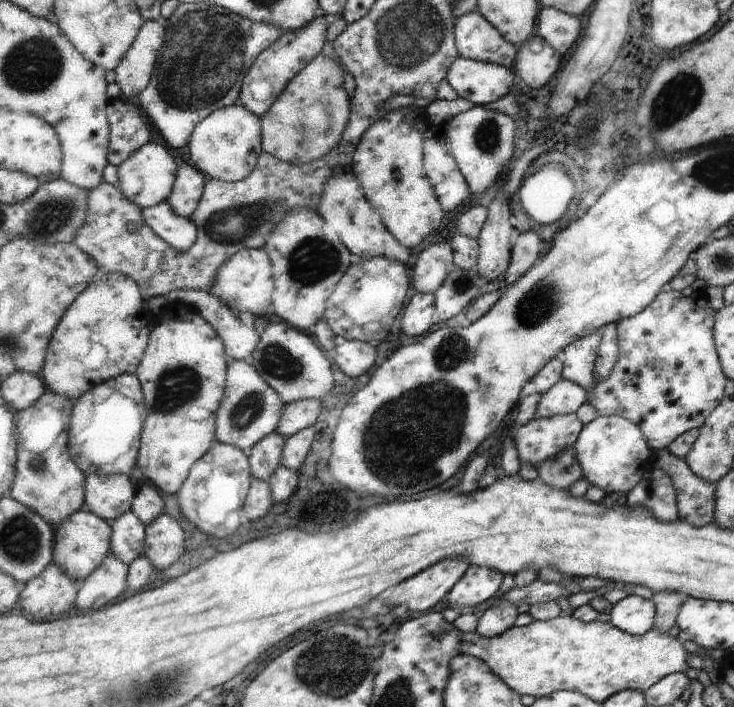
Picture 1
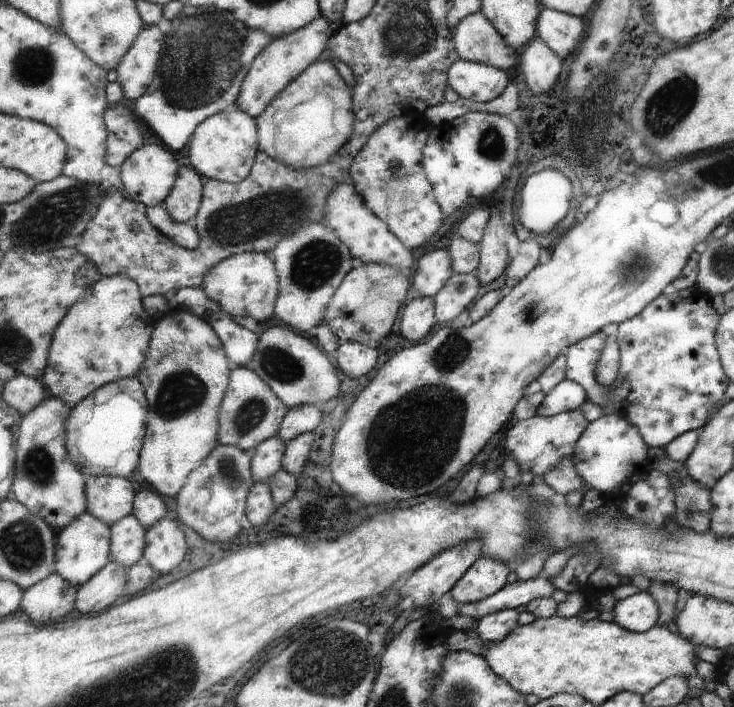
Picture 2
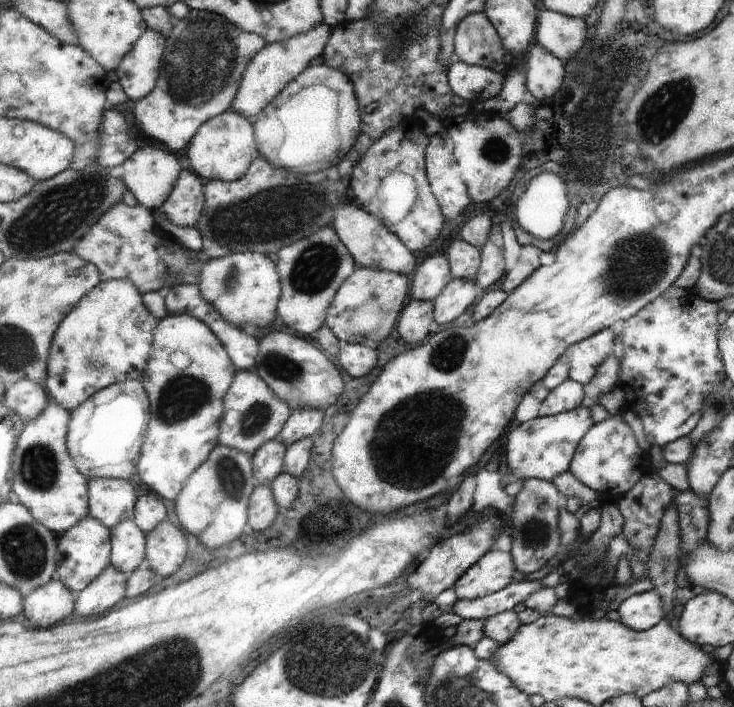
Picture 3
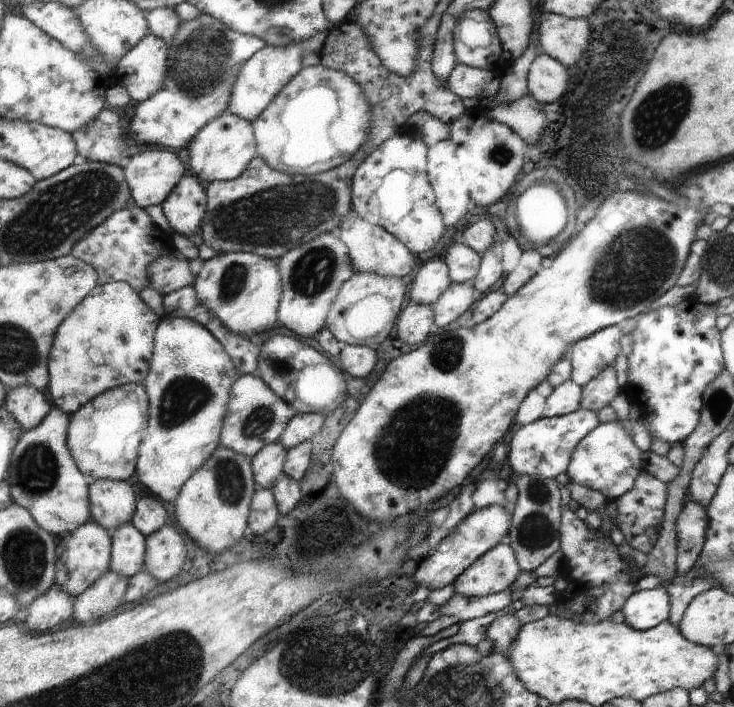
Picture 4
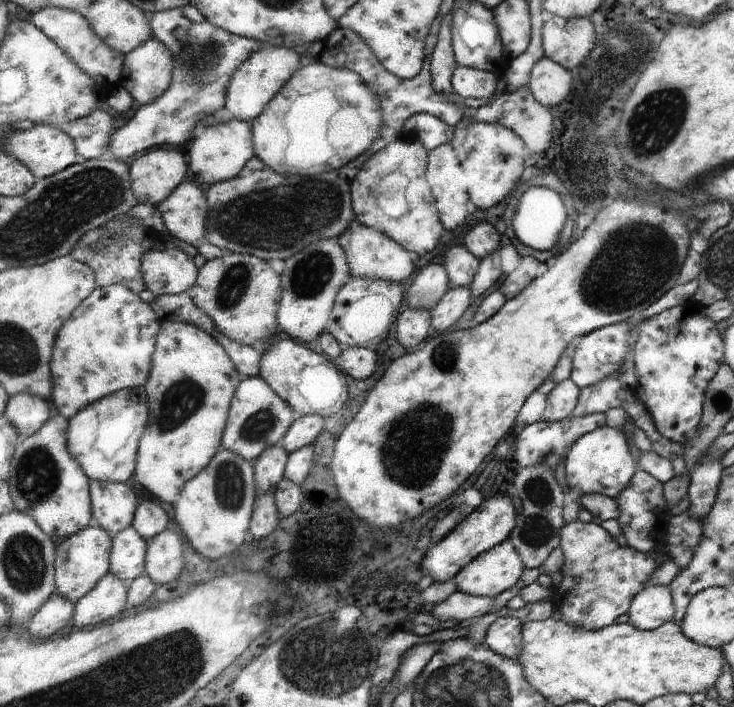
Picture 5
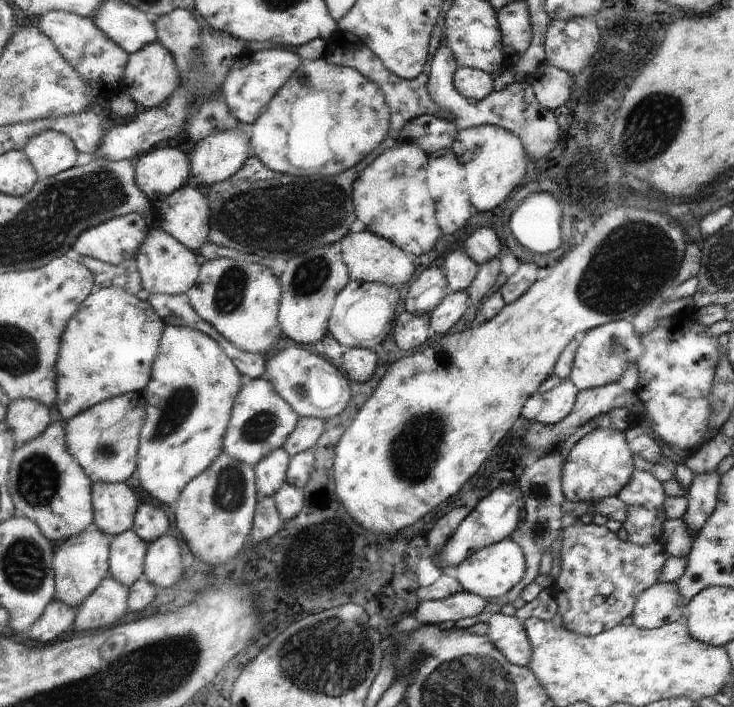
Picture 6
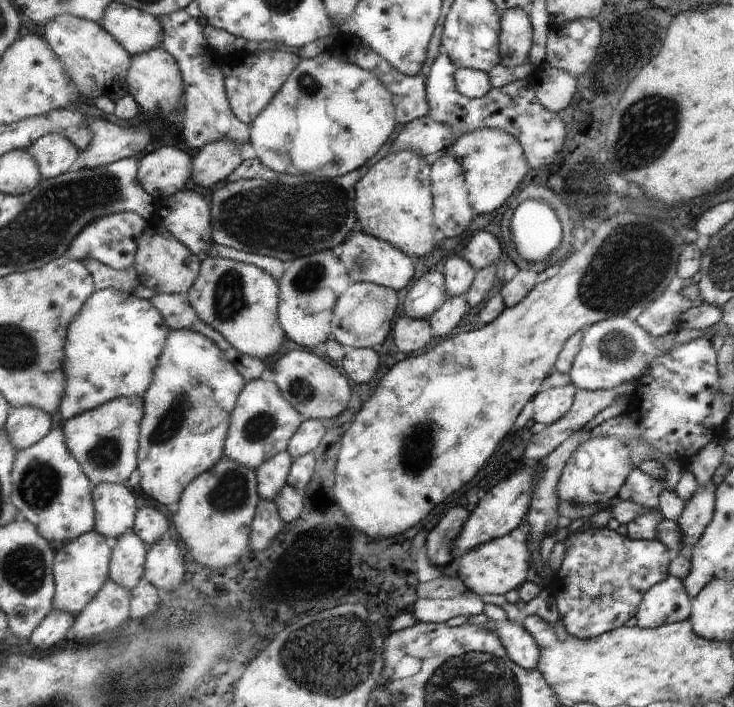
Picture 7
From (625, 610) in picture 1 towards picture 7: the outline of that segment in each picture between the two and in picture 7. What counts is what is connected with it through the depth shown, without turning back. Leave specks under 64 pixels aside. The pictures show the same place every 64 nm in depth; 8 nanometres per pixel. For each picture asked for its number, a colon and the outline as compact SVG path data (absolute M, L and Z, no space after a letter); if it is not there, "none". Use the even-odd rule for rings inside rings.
2: M649 592L633 594L615 604L613 622L635 634L649 632L649 628L659 622L659 606Z
3: M653 588L649 592L641 592L641 594L633 592L633 596L629 596L621 602L617 612L619 612L621 624L625 624L637 632L655 628L667 616L665 600Z
4: M663 586L633 592L623 604L623 620L639 632L647 632L665 622L671 614L671 598Z
5: M645 586L631 600L627 610L629 624L649 632L659 628L661 624L671 622L675 616L675 604L669 586Z
6: M657 582L639 594L631 622L639 630L655 630L665 624L683 622L685 616L687 602L679 592L677 582Z
7: M669 576L655 588L643 592L637 606L637 628L653 630L665 624L677 624L689 620L691 612L689 594L685 594L685 584L679 576Z

